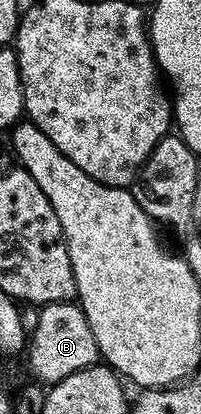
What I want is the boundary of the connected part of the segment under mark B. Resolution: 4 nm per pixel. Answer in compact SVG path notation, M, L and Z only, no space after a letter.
M54 302L39 310L37 326L26 343L26 356L27 366L35 377L32 379L39 384L54 384L65 380L65 376L73 376L73 372L81 372L81 368L96 365L100 352L81 307L75 302Z

